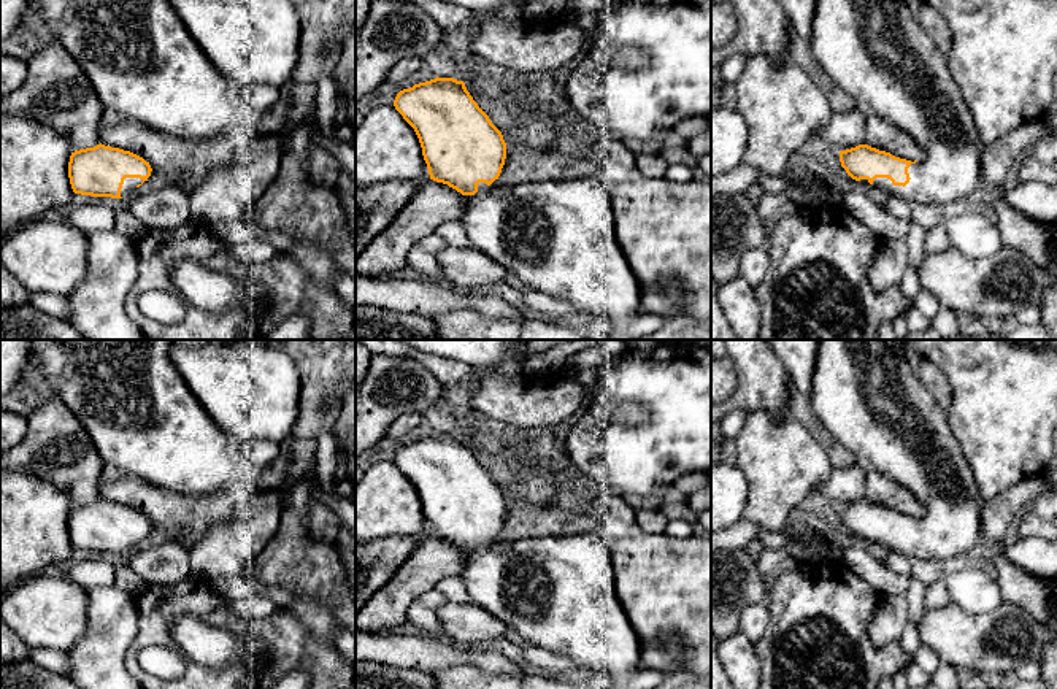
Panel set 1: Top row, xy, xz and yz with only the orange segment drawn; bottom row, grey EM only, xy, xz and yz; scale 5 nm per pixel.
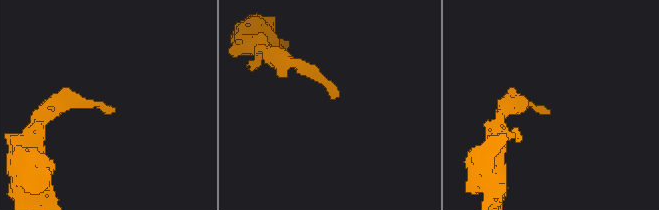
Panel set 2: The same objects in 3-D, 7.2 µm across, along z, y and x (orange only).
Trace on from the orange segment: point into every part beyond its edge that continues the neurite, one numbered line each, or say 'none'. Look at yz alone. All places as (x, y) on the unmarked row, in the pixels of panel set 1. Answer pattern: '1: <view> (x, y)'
1: yz (865, 394)

